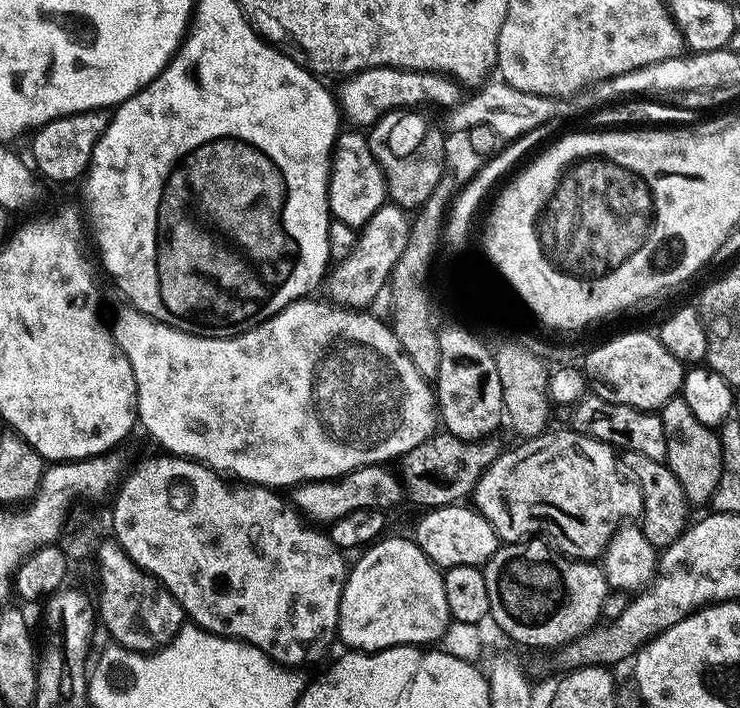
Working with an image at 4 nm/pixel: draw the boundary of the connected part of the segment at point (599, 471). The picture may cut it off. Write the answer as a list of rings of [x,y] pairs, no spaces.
[[[545,430],[541,432],[539,436],[525,439],[523,442],[520,442],[524,444],[518,445],[517,448],[510,449],[509,452],[508,449],[501,451],[499,458],[485,470],[482,478],[476,484],[474,507],[476,511],[484,515],[486,522],[490,522],[490,526],[501,541],[523,542],[529,538],[536,538],[543,534],[551,541],[557,552],[573,560],[599,561],[601,557],[603,557],[604,552],[607,551],[608,543],[612,541],[616,532],[619,531],[620,528],[625,527],[629,522],[635,521],[632,520],[635,516],[637,519],[637,517],[643,513],[644,503],[642,502],[640,488],[626,471],[617,449],[610,447],[606,442],[598,442],[593,436],[583,436],[571,430],[556,430],[560,432],[552,431],[553,430]]]

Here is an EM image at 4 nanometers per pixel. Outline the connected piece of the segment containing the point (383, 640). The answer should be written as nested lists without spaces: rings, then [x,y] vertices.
[[[388,536],[365,547],[351,565],[342,590],[338,640],[357,652],[380,652],[397,644],[432,646],[443,641],[452,623],[446,606],[444,572],[416,545],[415,539]]]

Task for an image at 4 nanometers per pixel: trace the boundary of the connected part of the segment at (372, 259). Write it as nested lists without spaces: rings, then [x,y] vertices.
[[[391,202],[384,203],[368,219],[368,223],[359,229],[356,246],[350,258],[339,261],[331,269],[333,296],[331,299],[337,305],[364,310],[377,303],[378,297],[385,291],[395,263],[402,257],[402,252],[406,248],[409,225],[409,213]]]

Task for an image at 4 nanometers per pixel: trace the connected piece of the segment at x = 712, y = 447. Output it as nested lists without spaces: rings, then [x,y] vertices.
[[[678,394],[670,398],[659,408],[662,426],[666,430],[666,463],[674,478],[682,482],[682,490],[686,490],[689,505],[707,505],[718,490],[720,479],[724,473],[724,451],[720,445],[720,437],[713,429],[708,428],[698,417],[694,410],[686,406],[683,395]]]

